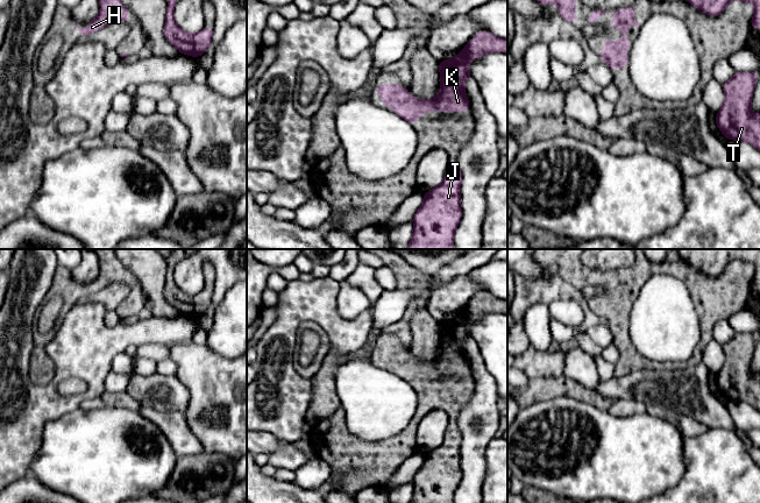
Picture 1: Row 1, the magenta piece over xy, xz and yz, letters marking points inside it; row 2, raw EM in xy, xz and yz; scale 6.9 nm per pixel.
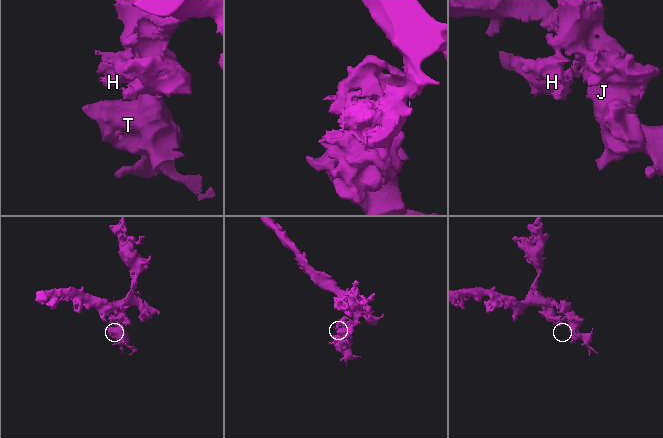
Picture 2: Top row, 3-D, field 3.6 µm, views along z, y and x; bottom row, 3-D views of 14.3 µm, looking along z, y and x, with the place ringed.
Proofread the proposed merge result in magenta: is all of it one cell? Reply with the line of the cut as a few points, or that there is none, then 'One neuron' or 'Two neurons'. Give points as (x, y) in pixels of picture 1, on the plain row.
No split. One neuron

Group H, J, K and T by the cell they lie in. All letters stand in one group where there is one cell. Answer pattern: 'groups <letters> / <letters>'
groups H J K T

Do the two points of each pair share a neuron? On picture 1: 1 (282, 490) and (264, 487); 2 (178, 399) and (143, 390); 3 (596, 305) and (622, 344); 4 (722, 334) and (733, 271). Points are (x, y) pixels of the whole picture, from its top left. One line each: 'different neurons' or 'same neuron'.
1: same neuron
2: same neuron
3: same neuron
4: different neurons

